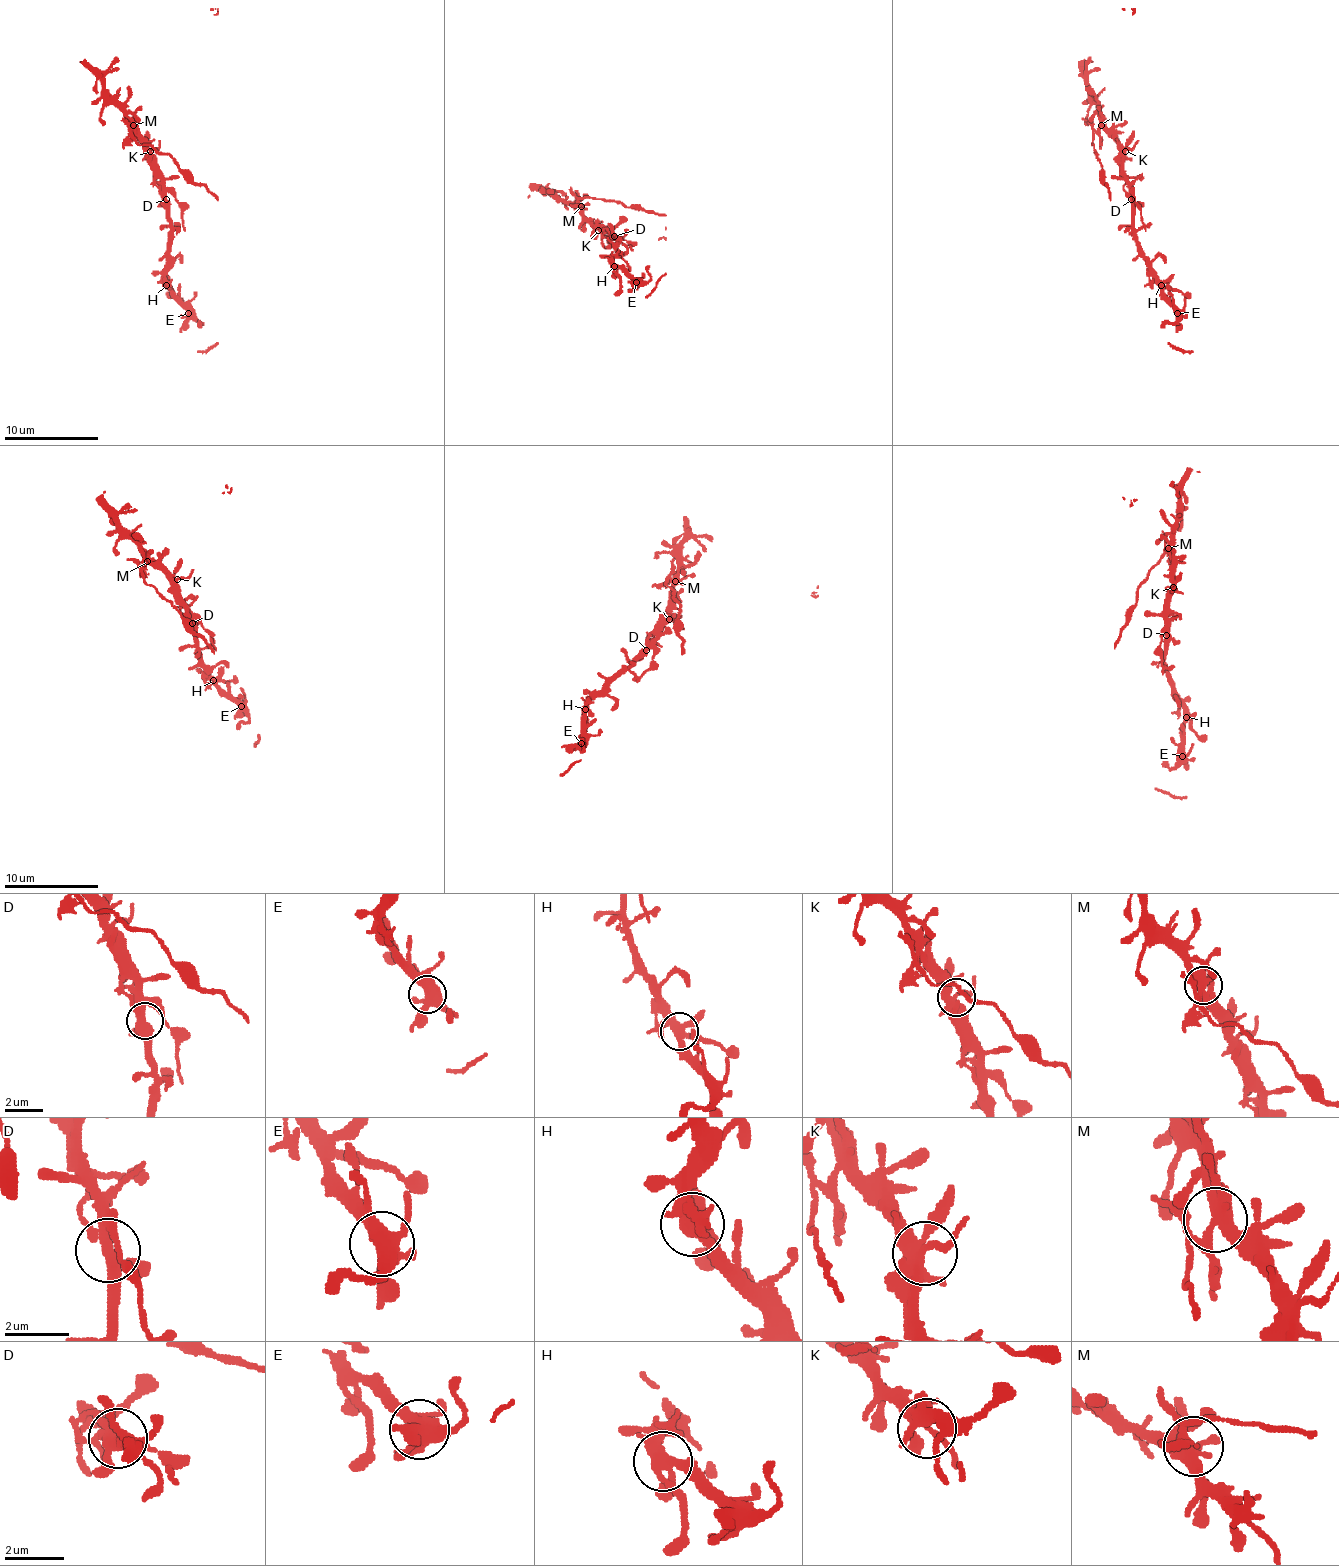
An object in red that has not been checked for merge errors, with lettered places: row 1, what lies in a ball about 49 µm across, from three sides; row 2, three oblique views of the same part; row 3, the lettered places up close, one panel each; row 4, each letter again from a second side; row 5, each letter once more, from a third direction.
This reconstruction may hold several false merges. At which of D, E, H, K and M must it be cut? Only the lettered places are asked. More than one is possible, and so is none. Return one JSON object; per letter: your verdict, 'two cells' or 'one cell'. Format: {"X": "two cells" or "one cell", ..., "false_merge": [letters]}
{"D": "one cell", "E": "one cell", "H": "one cell", "K": "one cell", "M": "two cells", "false_merge": ["M"]}

